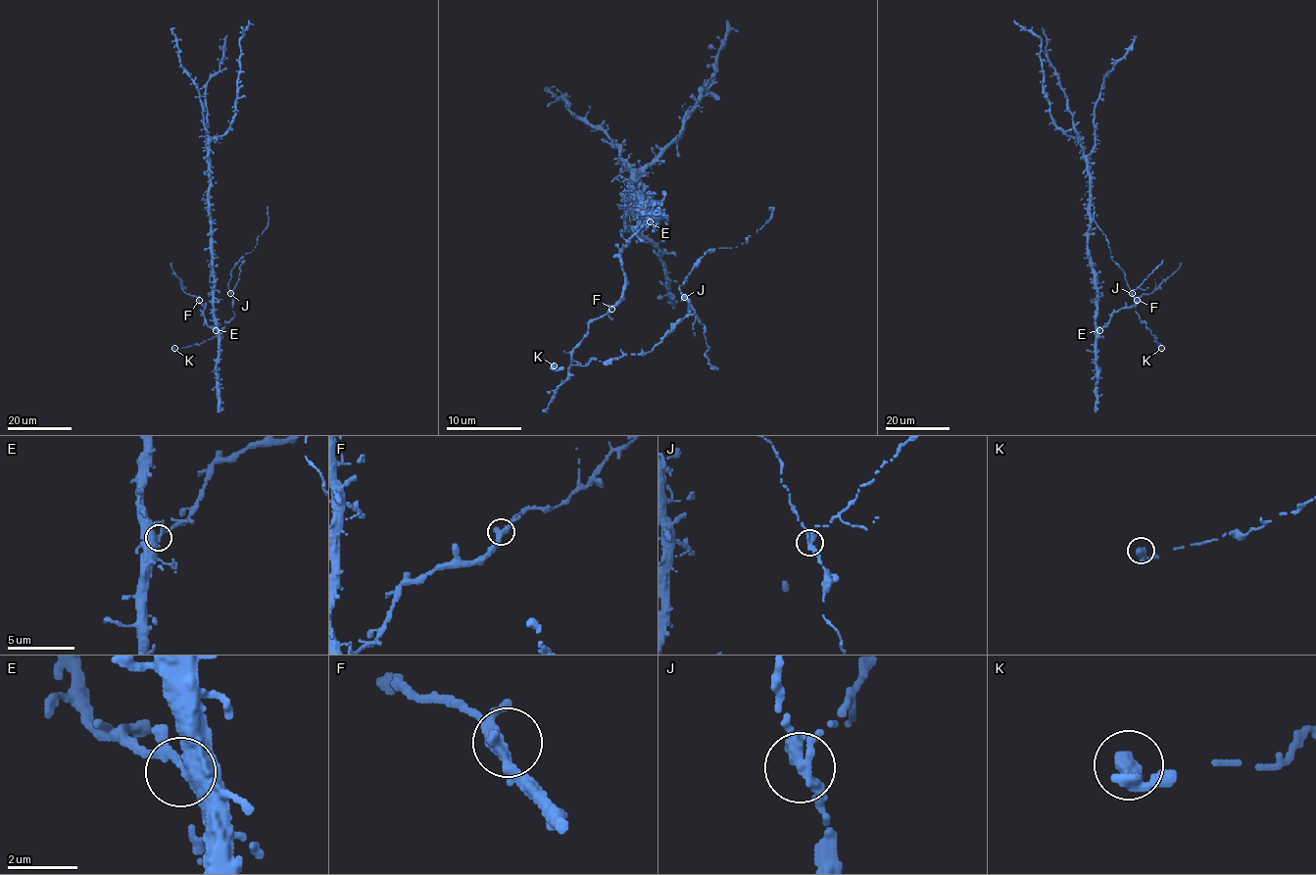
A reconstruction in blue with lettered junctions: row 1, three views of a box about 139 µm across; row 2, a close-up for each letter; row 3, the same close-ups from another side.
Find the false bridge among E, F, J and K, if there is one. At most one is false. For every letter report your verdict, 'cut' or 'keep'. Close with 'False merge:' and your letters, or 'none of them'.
E: keep
F: keep
J: cut
K: keep
False merge: J

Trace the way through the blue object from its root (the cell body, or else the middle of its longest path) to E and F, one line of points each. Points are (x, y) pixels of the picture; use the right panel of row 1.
E: (1088, 231), (1088, 252), (1096, 290), (1096, 324), (1099, 330)
F: (1088, 231), (1088, 252), (1096, 290), (1096, 327), (1105, 327), (1113, 312), (1130, 308), (1137, 300)

